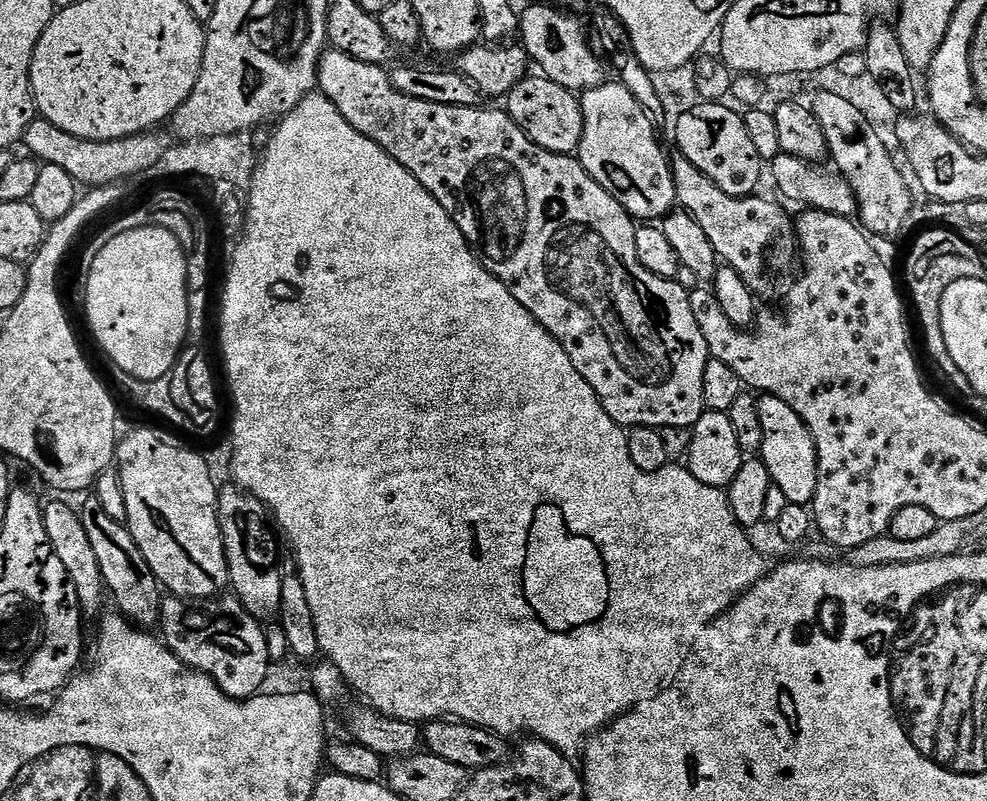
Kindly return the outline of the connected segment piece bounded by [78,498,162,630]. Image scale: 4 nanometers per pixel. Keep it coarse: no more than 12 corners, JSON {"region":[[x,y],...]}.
{"region":[[78,511],[104,587],[137,628],[160,622],[162,589],[124,524]]}

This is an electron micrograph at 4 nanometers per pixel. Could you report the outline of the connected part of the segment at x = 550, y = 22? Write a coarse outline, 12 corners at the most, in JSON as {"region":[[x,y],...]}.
{"region":[[543,2],[519,43],[549,80],[577,94],[605,83],[579,15]]}

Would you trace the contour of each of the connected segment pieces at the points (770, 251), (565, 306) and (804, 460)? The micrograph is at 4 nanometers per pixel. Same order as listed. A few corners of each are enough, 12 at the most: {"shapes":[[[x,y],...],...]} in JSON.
{"shapes":[[[673,155],[676,204],[753,293],[797,263],[793,217]],[[328,50],[450,214],[615,424],[694,427],[690,292],[575,155]],[[761,395],[763,460],[789,504],[811,505],[818,454],[806,422]]]}

